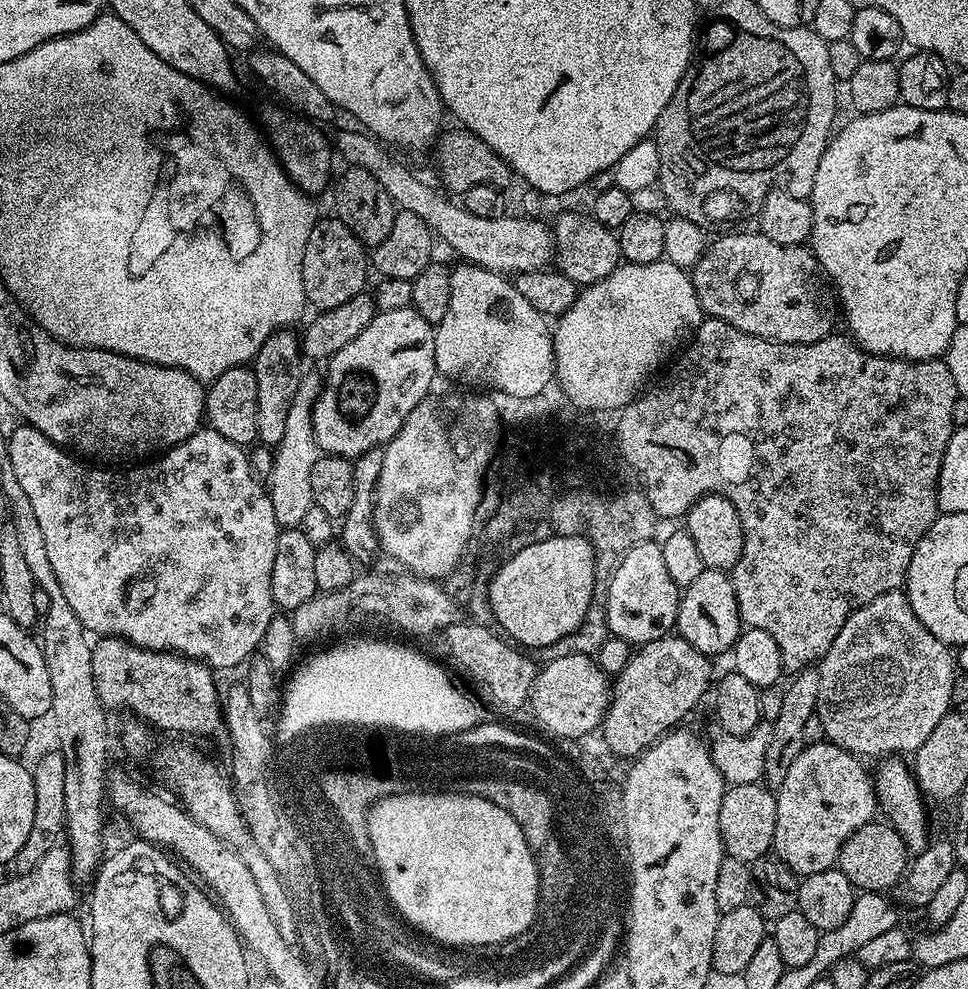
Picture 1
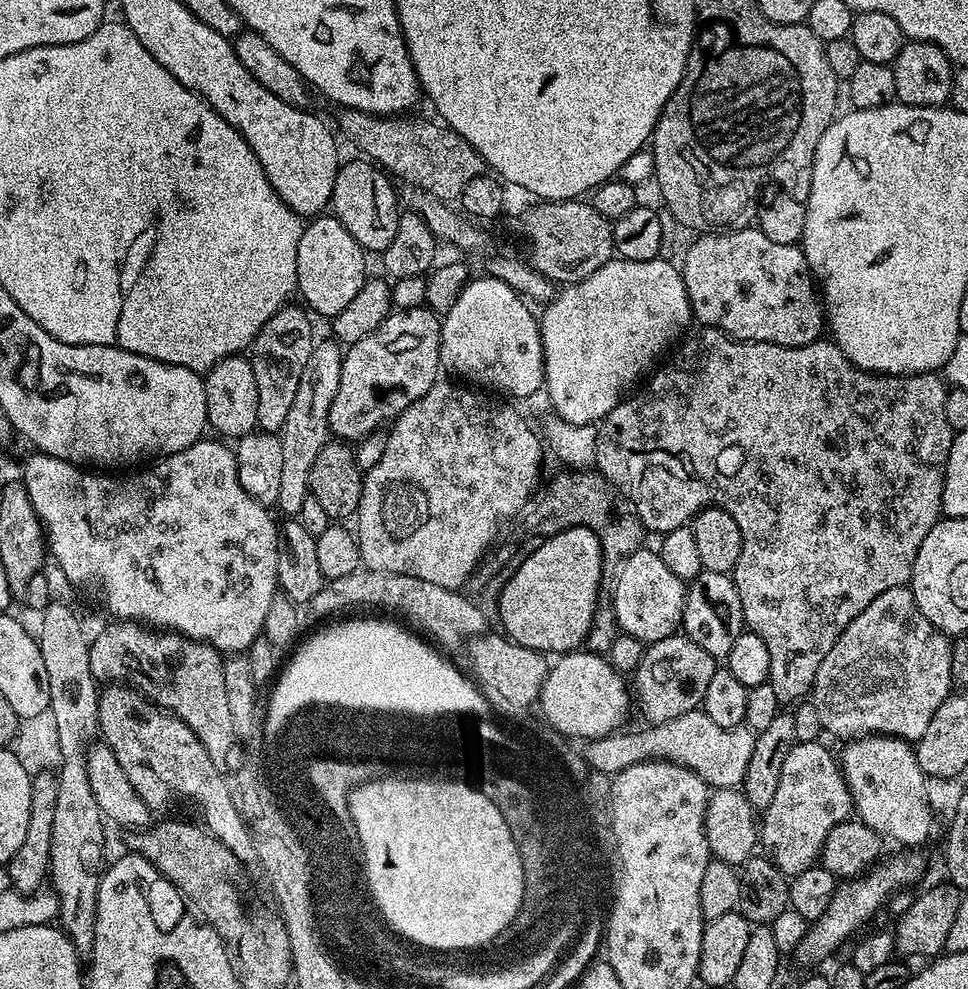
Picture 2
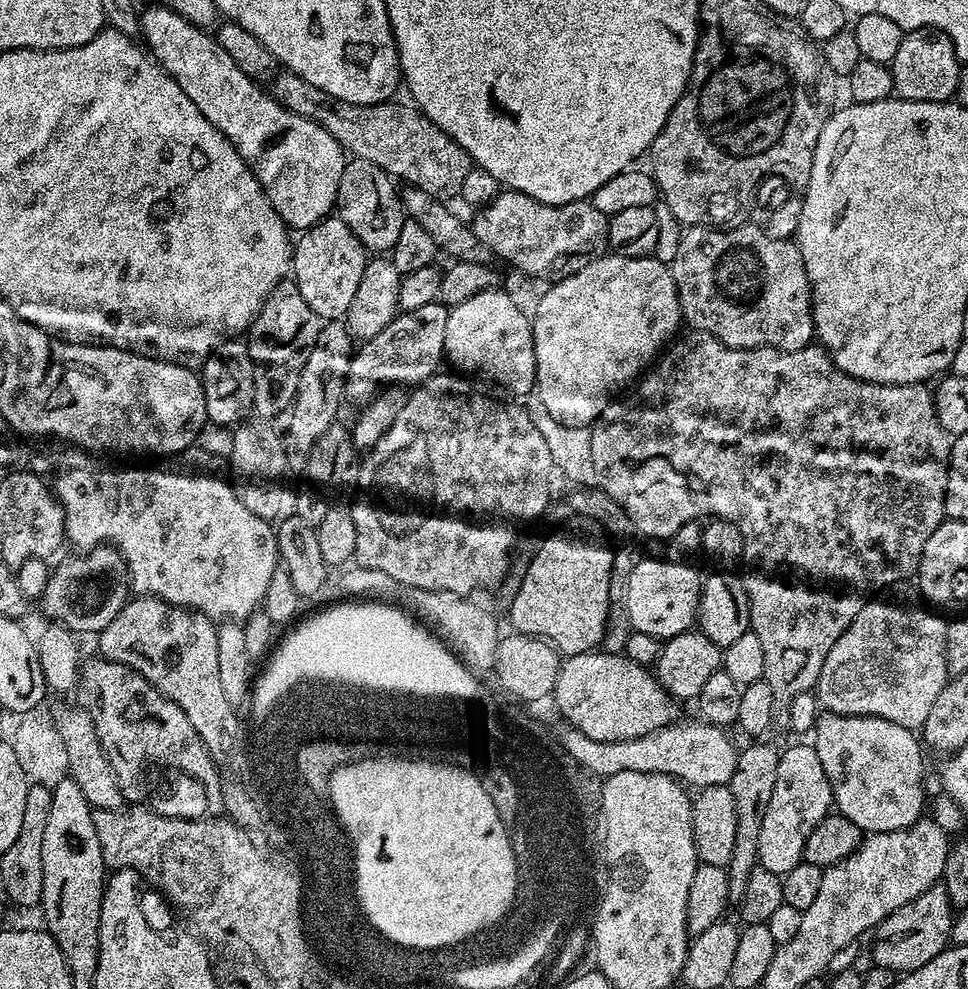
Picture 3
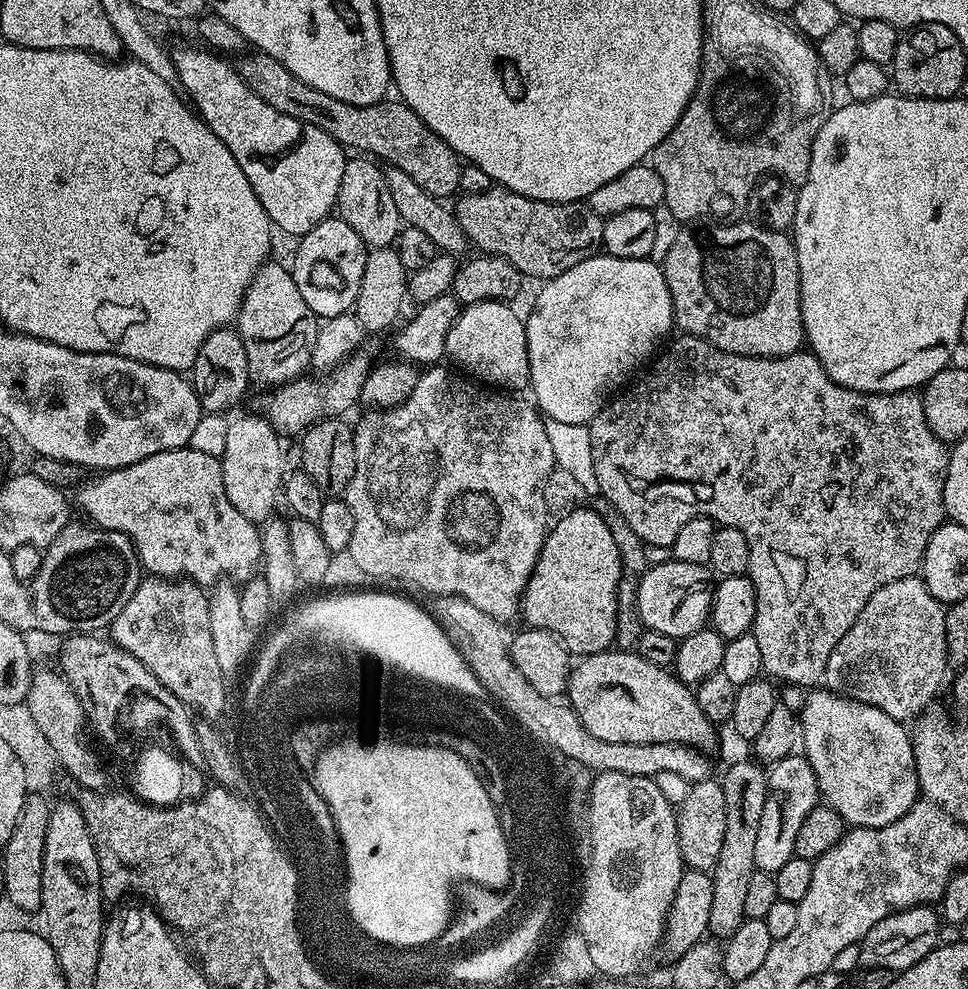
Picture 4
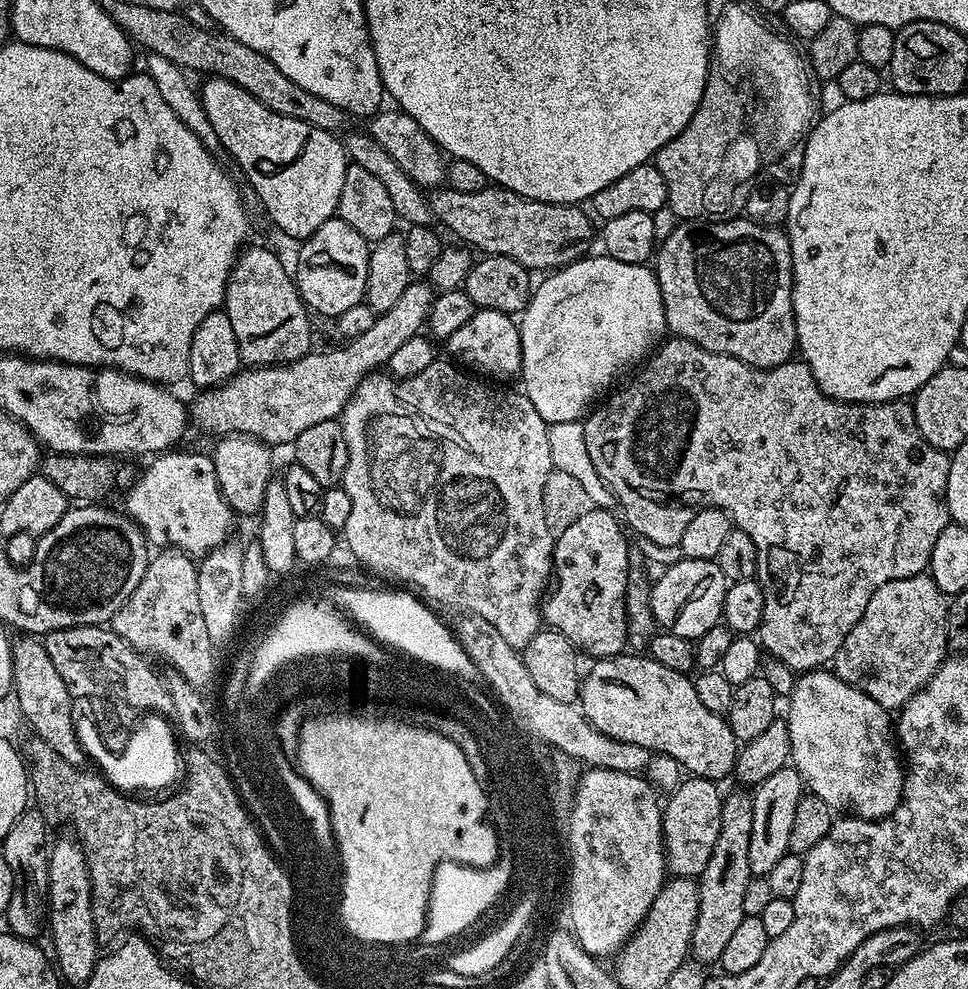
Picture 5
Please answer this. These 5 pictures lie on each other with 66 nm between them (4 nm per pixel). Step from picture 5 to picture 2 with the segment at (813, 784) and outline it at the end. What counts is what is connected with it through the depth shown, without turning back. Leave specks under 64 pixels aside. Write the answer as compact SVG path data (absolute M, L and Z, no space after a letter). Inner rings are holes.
M866 736L852 738L838 752L840 771L848 783L855 815L881 837L897 840L900 846L924 843L934 831L930 799L927 797L925 776L918 766L915 747L897 736Z

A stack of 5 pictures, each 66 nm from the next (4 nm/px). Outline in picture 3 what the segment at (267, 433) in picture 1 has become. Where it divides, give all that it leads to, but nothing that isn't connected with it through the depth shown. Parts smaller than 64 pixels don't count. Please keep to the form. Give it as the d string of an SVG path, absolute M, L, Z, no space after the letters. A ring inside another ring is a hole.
M291 279L280 281L275 290L264 299L260 313L252 320L252 326L246 333L246 343L250 350L250 358L256 364L256 377L254 378L254 402L252 412L261 421L271 421L271 416L287 413L291 409L293 400L296 399L298 378L302 374L302 366L306 366L306 358L310 358L310 350L314 350L314 342L318 342L321 319L306 306L306 298L298 290L298 286Z

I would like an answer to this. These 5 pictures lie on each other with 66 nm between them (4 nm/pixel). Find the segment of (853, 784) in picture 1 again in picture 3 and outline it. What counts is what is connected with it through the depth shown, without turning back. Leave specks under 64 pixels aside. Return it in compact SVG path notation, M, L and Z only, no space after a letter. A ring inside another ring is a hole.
M811 743L796 744L793 748L784 748L778 762L778 778L774 778L774 794L770 794L770 806L766 806L766 814L762 814L762 830L758 830L758 864L776 876L783 876L794 866L801 864L804 858L806 838L822 818L832 811L832 787L826 778L826 770L822 770L822 762L818 762L818 754Z

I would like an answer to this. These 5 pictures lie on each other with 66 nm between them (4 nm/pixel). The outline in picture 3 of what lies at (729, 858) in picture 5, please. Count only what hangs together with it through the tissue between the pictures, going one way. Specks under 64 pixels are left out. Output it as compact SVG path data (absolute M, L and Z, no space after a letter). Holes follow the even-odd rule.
M752 742L749 748L741 747L736 757L734 774L727 784L734 794L734 814L738 818L738 830L734 834L734 854L728 863L728 899L739 902L743 898L752 868L758 864L758 830L762 830L762 814L770 806L770 794L774 794L774 778L778 778L778 762L781 749L772 744Z

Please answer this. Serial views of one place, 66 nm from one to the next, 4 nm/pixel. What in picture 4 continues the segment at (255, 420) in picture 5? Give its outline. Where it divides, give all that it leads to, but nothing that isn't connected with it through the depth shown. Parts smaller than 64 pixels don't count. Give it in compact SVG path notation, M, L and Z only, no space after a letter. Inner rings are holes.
M368 346L361 347L359 351L356 351L353 353L352 356L349 356L348 359L342 361L341 364L337 368L332 369L331 372L327 373L323 378L316 378L320 380L308 380L309 378L297 378L292 381L290 381L289 384L281 384L279 387L277 387L275 390L269 391L267 393L268 396L264 400L264 411L262 411L262 416L269 422L269 424L274 427L276 432L283 434L285 437L292 436L295 437L297 434L303 433L305 430L312 427L313 424L318 423L319 420L327 420L329 418L340 418L343 417L345 414L344 412L348 412L351 410L352 407L357 407L359 398L360 398L360 391L362 390L362 386L366 382L366 378L368 377L369 372L372 371L374 367L374 359L372 360L372 352L370 349L368 349Z

